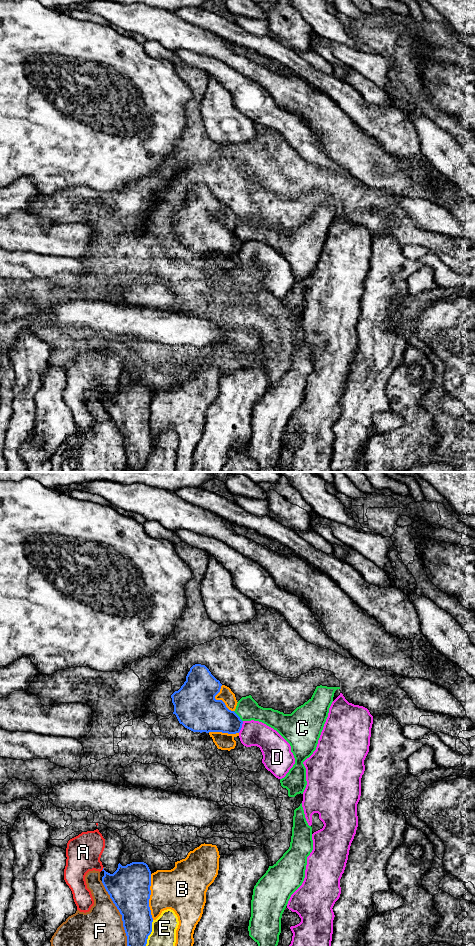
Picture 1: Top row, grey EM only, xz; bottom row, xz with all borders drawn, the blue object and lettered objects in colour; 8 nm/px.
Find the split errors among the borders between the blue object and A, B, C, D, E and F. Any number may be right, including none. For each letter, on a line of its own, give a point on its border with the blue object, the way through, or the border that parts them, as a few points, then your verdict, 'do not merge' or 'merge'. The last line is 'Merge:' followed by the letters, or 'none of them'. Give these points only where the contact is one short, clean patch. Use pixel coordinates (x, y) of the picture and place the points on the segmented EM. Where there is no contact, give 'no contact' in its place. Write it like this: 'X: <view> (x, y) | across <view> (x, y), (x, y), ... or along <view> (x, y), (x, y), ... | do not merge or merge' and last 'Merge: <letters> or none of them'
A: xz (103, 869) | do not merge
B: xz (149, 897) | do not merge
C: xz (238, 716) | do not merge
D: xz (241, 727) | along xz (243, 721), (242, 727), (238, 732) | do not merge
E: xz (150, 933) | do not merge
F: xz (120, 913) | do not merge
Merge: none of them

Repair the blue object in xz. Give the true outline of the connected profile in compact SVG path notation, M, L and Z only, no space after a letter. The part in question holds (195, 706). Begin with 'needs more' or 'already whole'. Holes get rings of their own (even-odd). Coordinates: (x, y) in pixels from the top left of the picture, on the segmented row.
already whole | M193 665L184 684L171 695L179 723L193 732L239 733L243 721L215 699L221 686L205 665Z

